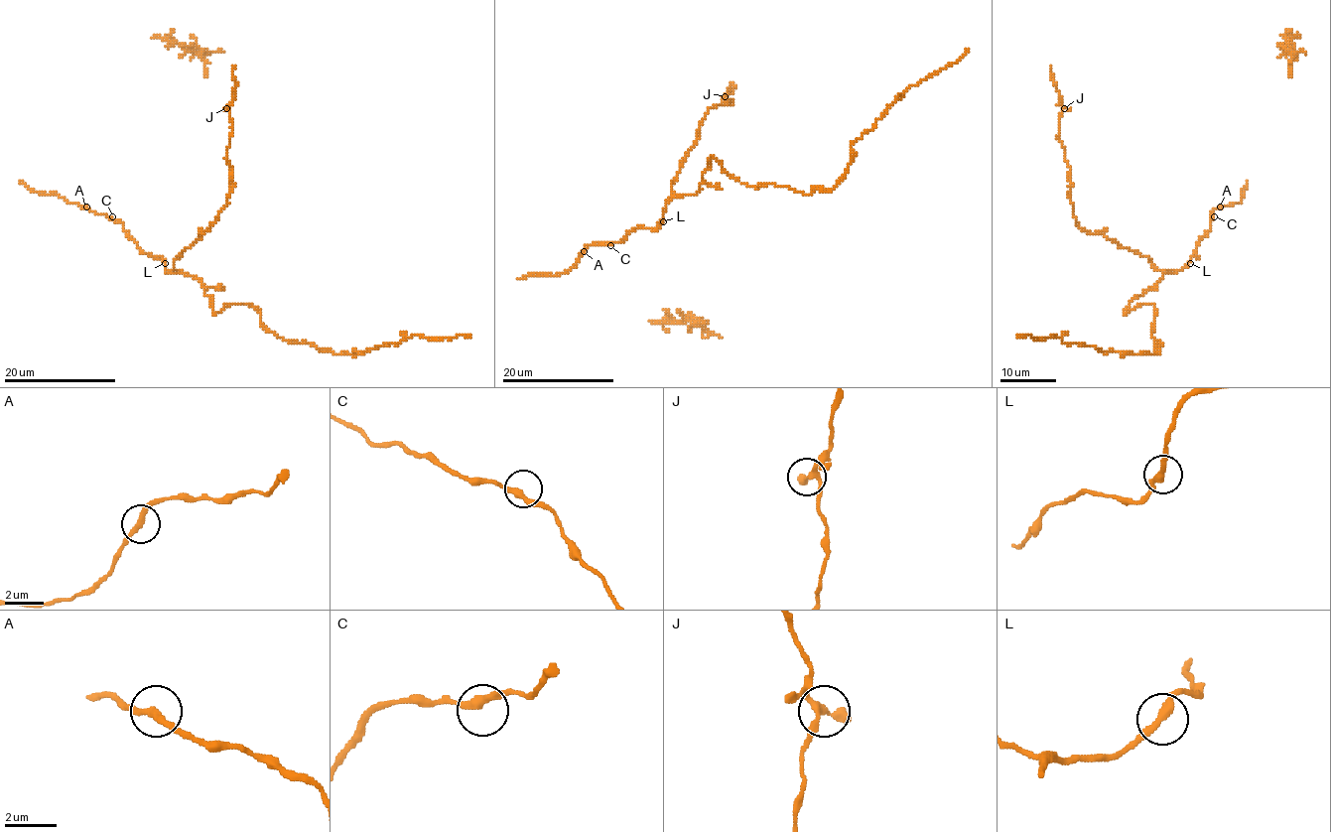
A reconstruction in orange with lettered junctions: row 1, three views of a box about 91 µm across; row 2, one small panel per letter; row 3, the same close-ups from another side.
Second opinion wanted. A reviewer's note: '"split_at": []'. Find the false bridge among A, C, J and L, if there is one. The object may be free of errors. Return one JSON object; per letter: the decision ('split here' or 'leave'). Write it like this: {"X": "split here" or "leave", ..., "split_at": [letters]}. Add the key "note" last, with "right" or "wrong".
{"A": "leave", "C": "leave", "J": "leave", "L": "leave", "split_at": [], "note": "right"}

